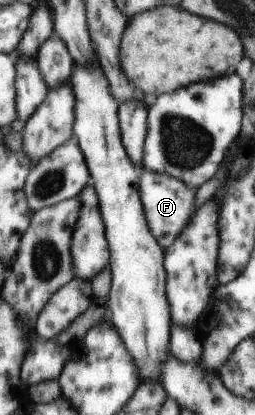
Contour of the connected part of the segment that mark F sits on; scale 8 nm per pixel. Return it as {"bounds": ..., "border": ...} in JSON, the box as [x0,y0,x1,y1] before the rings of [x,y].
{"bounds":[138,170,194,247],"border":[[[145,170],[144,175],[140,177],[138,191],[142,197],[144,213],[148,219],[148,227],[160,247],[170,247],[172,241],[182,233],[182,229],[192,220],[194,213],[194,189],[190,189],[184,181],[170,177],[166,173],[154,173]]]}

